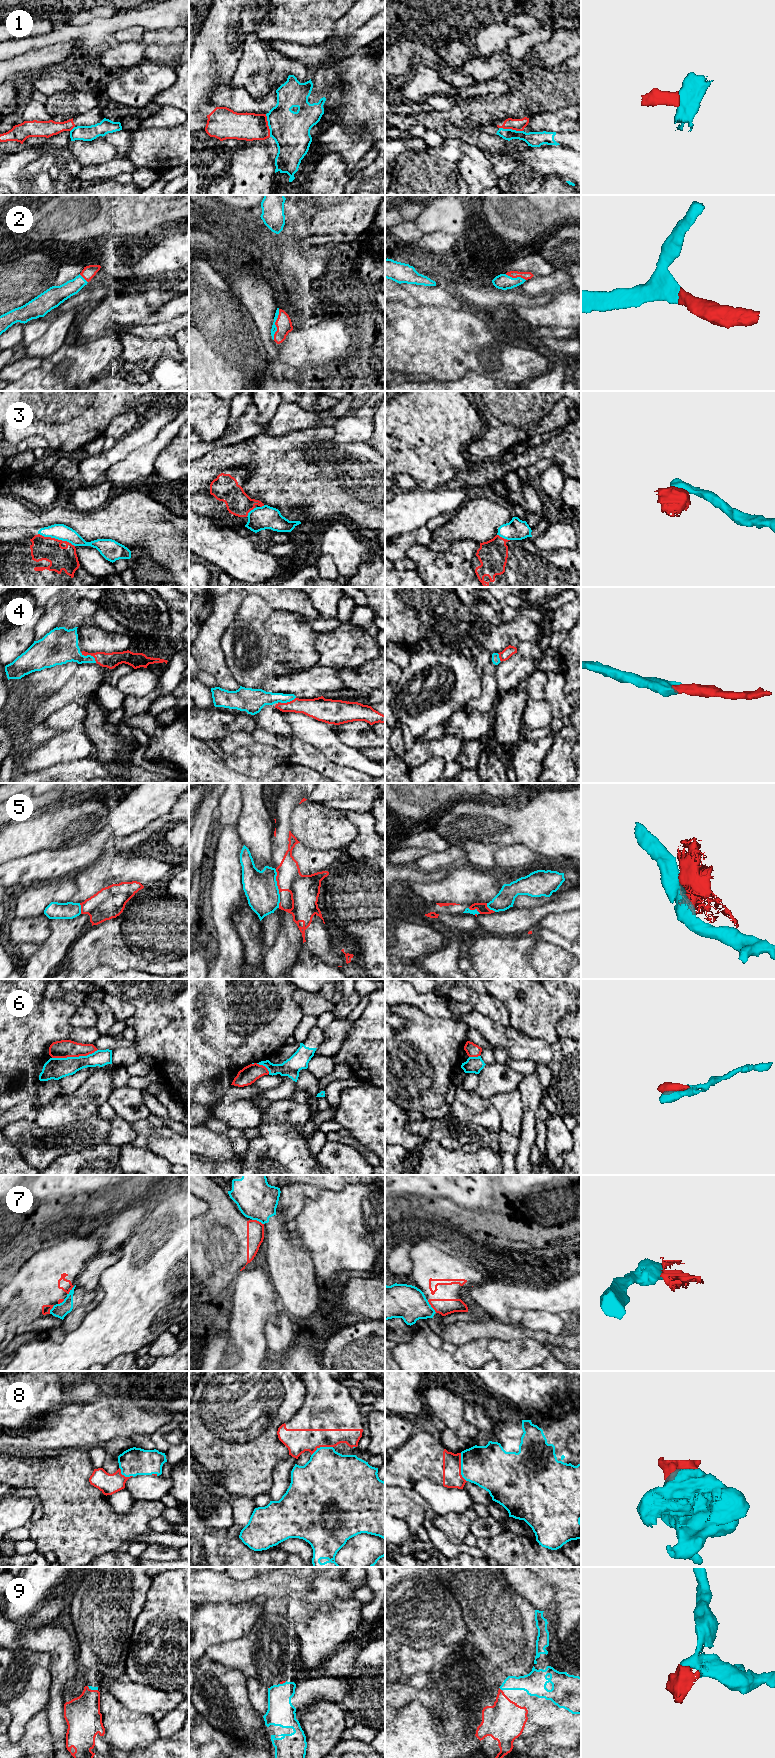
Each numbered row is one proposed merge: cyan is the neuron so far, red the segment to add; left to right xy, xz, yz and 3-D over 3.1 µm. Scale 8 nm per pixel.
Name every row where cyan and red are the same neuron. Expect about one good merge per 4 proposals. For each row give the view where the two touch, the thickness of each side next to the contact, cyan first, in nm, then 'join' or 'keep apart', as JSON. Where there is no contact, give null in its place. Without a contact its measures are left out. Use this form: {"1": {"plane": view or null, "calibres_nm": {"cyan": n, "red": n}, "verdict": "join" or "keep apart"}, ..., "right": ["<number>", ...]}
{"1": {"plane": "yz", "calibres_nm": {"cyan": 130, "red": 100}, "verdict": "keep apart"}, "2": {"plane": "xz", "calibres_nm": {"cyan": 50, "red": 130}, "verdict": "join"}, "3": {"plane": "xy", "calibres_nm": {"cyan": 130, "red": 190}, "verdict": "keep apart"}, "4": {"plane": "xy", "calibres_nm": {"cyan": 280, "red": 130}, "verdict": "join"}, "5": {"plane": "xz", "calibres_nm": {"cyan": 260, "red": 240}, "verdict": "keep apart"}, "6": {"plane": "xy", "calibres_nm": {"cyan": 180, "red": 140}, "verdict": "join"}, "7": {"plane": "yz", "calibres_nm": {"cyan": 280, "red": 130}, "verdict": "keep apart"}, "8": {"plane": "yz", "calibres_nm": {"cyan": 360, "red": 160}, "verdict": "join"}, "9": {"plane": "yz", "calibres_nm": {"cyan": 150, "red": 300}, "verdict": "join"}, "right": ["2", "4", "6", "8", "9"]}

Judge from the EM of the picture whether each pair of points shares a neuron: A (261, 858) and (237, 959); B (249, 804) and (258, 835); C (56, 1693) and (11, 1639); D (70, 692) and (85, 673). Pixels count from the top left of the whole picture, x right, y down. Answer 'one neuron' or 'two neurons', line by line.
A: two neurons
B: one neuron
C: one neuron
D: one neuron

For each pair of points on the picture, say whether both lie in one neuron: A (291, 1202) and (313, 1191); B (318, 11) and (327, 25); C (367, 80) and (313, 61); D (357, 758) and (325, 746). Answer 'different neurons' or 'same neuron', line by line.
A: same neuron
B: same neuron
C: same neuron
D: same neuron

